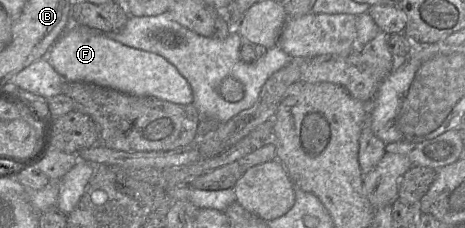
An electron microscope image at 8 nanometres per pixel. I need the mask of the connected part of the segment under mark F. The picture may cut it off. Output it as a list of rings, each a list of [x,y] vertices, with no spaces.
[[[71,26],[53,44],[46,59],[65,81],[88,82],[137,96],[154,96],[176,104],[193,102],[192,89],[177,68],[159,54],[126,46],[105,34],[91,34],[82,27]]]

